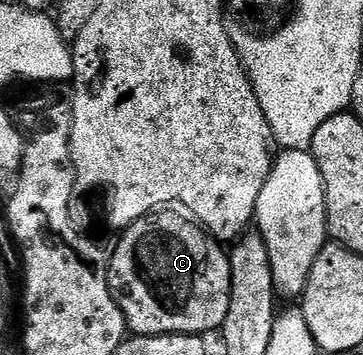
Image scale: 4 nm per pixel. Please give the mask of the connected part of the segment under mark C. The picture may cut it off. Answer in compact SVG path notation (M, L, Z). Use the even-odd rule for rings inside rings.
M160 210L155 214L144 216L141 220L135 220L129 228L123 229L120 241L116 244L116 253L113 251L110 256L110 284L114 289L116 301L120 303L120 309L128 318L128 327L137 336L166 336L169 334L209 334L215 330L223 329L224 319L230 310L230 262L228 261L229 253L222 249L221 241L213 240L207 231L199 223L191 219L183 220L180 216L175 216L175 211Z

